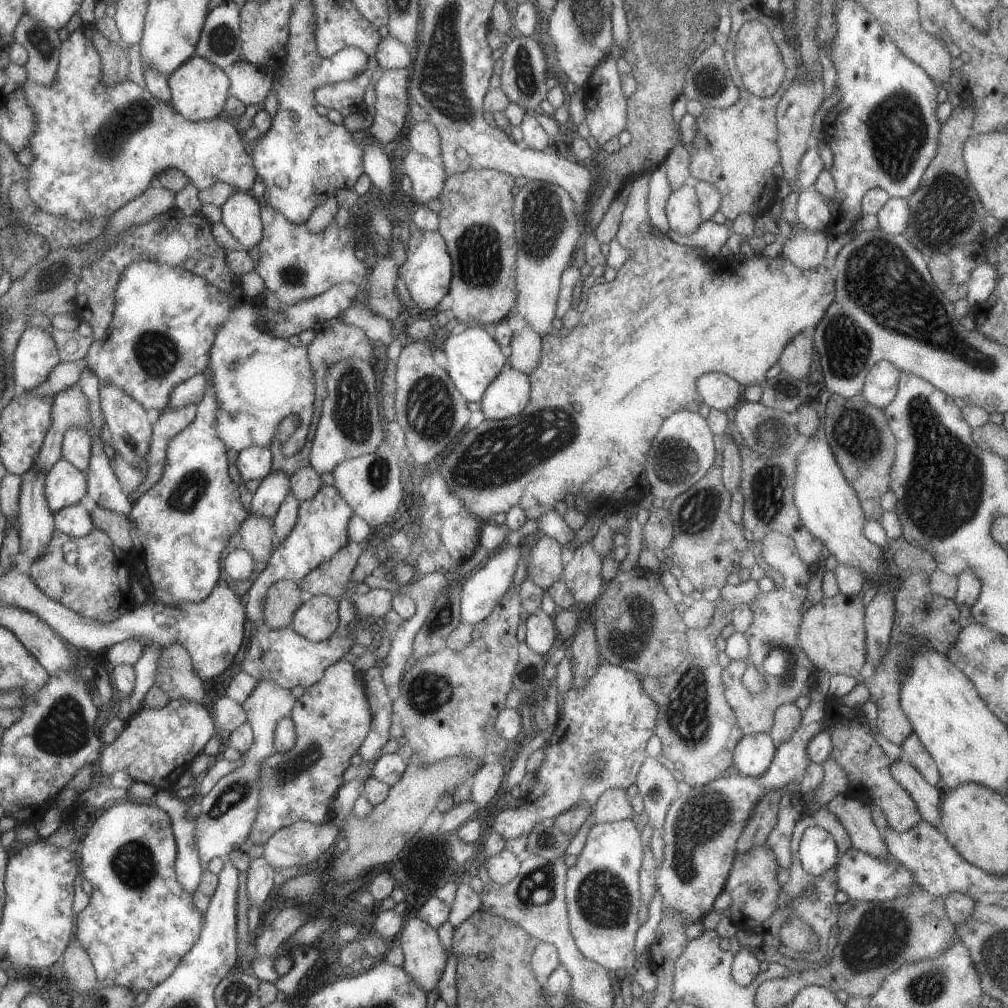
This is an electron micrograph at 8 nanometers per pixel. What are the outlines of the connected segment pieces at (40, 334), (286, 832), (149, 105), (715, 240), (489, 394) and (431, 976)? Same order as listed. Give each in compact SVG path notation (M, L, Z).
M30 327L23 332L23 337L19 340L19 346L15 350L15 384L20 391L33 391L45 384L49 379L49 374L61 363L59 348L51 332L45 328Z
M293 822L289 828L281 828L277 830L268 840L263 844L261 856L263 860L271 866L273 871L280 872L280 869L287 868L305 868L309 864L316 862L320 854L325 852L329 846L334 845L334 839L340 831L337 826L331 824L311 824L311 822Z
M82 25L79 29L71 34L71 37L62 42L61 62L59 66L59 74L57 80L51 86L39 86L35 82L28 81L23 90L35 112L35 134L31 136L31 146L29 150L35 154L35 162L29 166L31 170L31 178L27 180L27 190L29 196L37 207L40 207L44 212L55 214L59 217L67 218L67 220L79 221L89 220L89 218L112 218L124 205L130 201L134 201L139 194L146 193L146 190L155 183L155 179L163 170L176 169L185 174L185 177L197 190L202 190L211 187L215 182L223 182L227 186L231 186L233 191L249 192L255 181L256 174L253 170L251 158L245 153L243 142L241 142L241 132L236 127L235 121L226 122L221 118L211 118L210 120L201 120L197 122L189 122L180 116L170 102L161 102L155 98L146 88L139 87L133 82L124 81L123 83L115 84L115 86L107 86L103 82L102 55L95 48L93 42L93 34L96 28L91 25Z
M711 220L702 222L697 226L695 232L687 234L679 234L675 230L669 230L665 235L674 244L683 246L698 247L704 251L704 257L707 259L718 257L720 248L725 244L731 230L725 228L724 225L715 224Z
M507 368L493 378L493 382L485 388L480 406L483 417L486 420L502 420L523 410L530 394L528 376Z
M409 918L401 930L399 944L404 956L403 971L425 993L437 987L446 966L446 952L436 930L417 918Z

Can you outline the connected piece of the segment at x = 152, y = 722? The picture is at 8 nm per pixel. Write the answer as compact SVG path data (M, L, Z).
M171 699L157 710L141 707L124 720L123 732L115 741L103 748L97 766L109 778L117 770L123 770L134 782L153 786L156 791L175 789L177 780L187 772L193 758L202 753L207 740L216 734L211 715L193 700Z

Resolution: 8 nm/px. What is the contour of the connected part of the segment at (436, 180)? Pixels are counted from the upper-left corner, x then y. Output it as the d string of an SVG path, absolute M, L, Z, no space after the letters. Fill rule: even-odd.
M410 151L403 160L404 174L411 180L412 195L417 202L426 204L441 194L441 188L447 178L444 166L439 160L429 159Z

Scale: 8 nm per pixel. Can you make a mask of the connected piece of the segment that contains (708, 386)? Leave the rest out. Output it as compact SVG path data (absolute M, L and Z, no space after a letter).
M717 372L701 374L695 380L695 390L701 403L721 412L733 410L739 396L742 396L741 387L735 380Z

